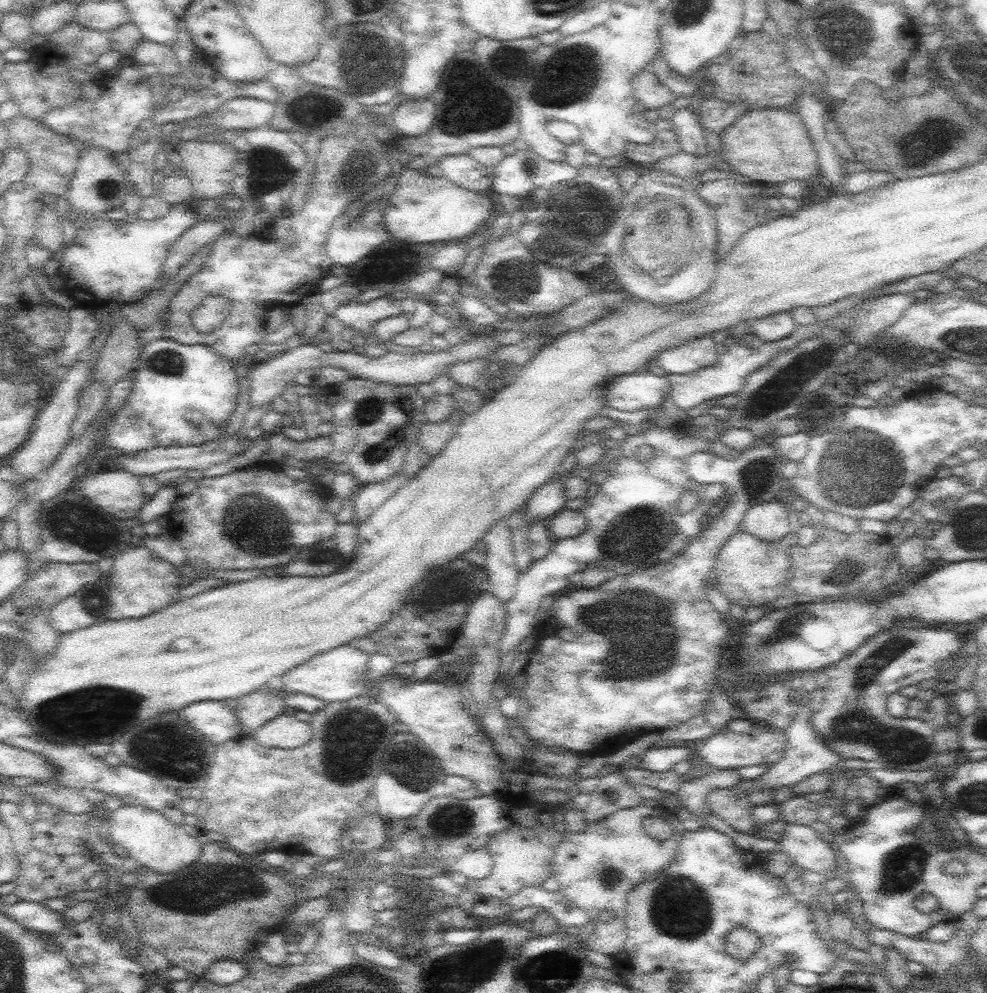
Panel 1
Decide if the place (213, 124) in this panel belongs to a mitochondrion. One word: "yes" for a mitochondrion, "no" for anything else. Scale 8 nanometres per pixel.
no

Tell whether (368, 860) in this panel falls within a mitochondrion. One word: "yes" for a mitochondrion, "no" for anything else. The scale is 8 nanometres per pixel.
no

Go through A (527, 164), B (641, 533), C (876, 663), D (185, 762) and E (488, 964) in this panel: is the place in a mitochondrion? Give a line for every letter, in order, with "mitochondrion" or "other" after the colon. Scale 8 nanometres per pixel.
A: mitochondrion
B: mitochondrion
C: mitochondrion
D: mitochondrion
E: mitochondrion

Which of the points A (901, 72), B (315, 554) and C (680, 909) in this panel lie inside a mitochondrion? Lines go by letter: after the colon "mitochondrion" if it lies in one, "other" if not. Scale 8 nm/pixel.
A: other
B: mitochondrion
C: mitochondrion

